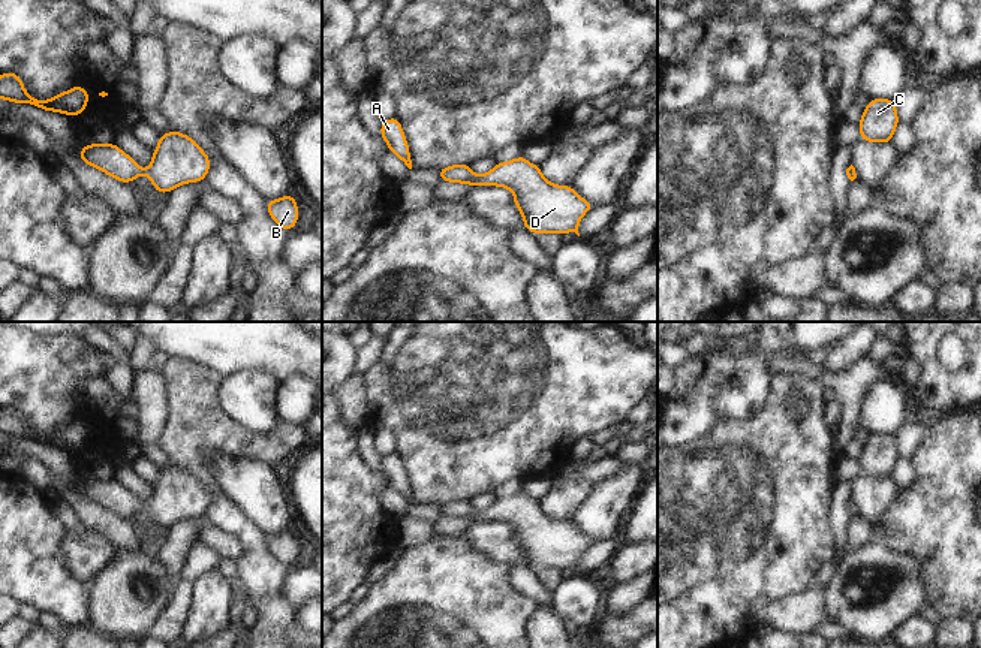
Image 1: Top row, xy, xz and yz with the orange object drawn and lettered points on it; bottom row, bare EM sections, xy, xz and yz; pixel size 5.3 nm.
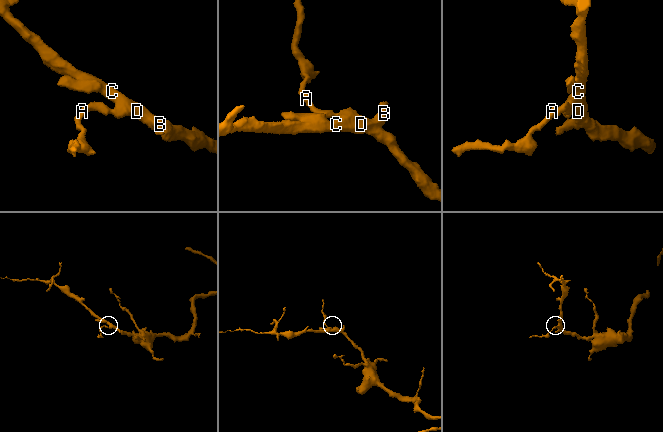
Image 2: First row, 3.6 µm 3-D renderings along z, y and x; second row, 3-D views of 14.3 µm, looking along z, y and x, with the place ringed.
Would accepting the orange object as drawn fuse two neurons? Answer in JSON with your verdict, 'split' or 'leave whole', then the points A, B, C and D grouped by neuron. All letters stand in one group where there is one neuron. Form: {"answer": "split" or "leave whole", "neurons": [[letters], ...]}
{"answer": "leave whole", "neurons": [["A", "B", "C", "D"]]}

